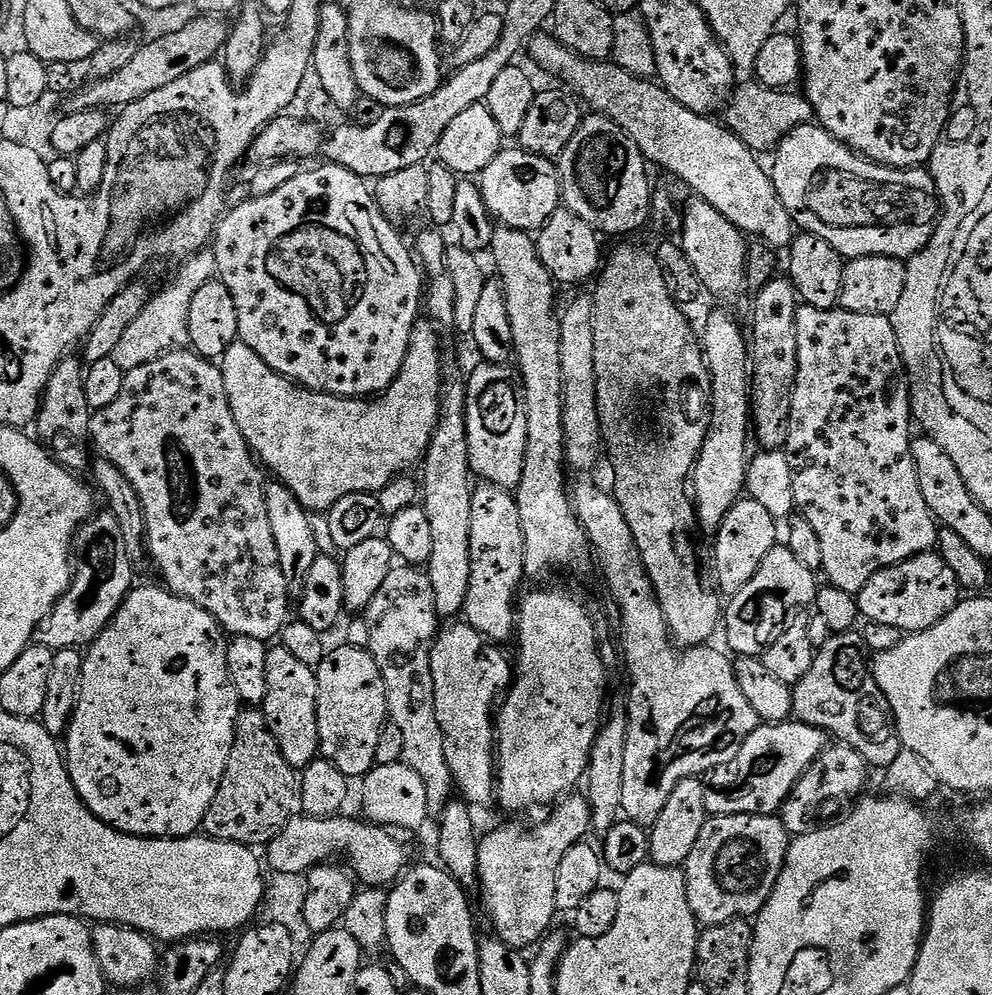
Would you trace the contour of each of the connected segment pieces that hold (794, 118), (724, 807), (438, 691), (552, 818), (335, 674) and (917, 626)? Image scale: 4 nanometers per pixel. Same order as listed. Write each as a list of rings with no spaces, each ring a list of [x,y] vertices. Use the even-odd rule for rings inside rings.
[[[741,83],[733,91],[731,100],[726,105],[728,112],[727,127],[735,132],[737,138],[746,142],[746,146],[757,154],[771,153],[776,145],[790,135],[799,124],[807,124],[814,113],[810,102],[799,91],[768,88],[762,83]]]
[[[785,722],[758,726],[742,742],[742,750],[734,754],[730,762],[707,773],[706,810],[714,816],[771,816],[779,813],[790,790],[802,778],[802,774],[828,747],[827,732],[809,724]]]
[[[466,622],[449,624],[452,624],[449,628],[439,629],[430,645],[429,658],[433,671],[434,708],[442,730],[446,763],[455,791],[469,805],[493,803],[496,794],[494,705],[512,687],[514,668],[509,657],[508,660],[504,657],[499,643],[487,640]]]
[[[569,795],[559,801],[551,809],[552,812],[533,832],[527,832],[516,824],[504,824],[496,828],[488,837],[479,841],[478,850],[478,893],[484,903],[484,912],[492,923],[495,939],[501,940],[517,950],[528,950],[539,945],[540,941],[548,935],[553,927],[552,919],[558,916],[556,899],[554,898],[554,886],[558,882],[558,866],[562,866],[562,858],[575,844],[589,835],[592,826],[592,811],[587,799],[583,795]]]
[[[341,646],[333,652],[331,649],[314,671],[318,682],[319,755],[333,764],[343,776],[363,778],[377,765],[378,738],[382,738],[382,730],[390,720],[382,670],[368,648]]]
[[[935,551],[923,552],[901,564],[878,570],[858,594],[860,614],[865,621],[894,626],[905,634],[924,632],[937,624],[961,599],[962,589],[954,570]]]

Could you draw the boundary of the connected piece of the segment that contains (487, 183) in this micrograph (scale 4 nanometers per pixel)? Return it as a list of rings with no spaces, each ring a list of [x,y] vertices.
[[[514,148],[514,150],[501,149],[501,152],[495,156],[494,161],[490,162],[490,166],[481,172],[478,180],[483,201],[486,202],[493,219],[498,221],[503,227],[522,229],[527,232],[540,231],[549,217],[562,204],[562,178],[559,170],[557,172],[556,166],[553,161],[538,155],[532,155],[521,148]]]

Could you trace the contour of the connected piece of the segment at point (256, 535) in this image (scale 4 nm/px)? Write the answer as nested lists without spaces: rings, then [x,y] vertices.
[[[173,350],[164,352],[158,358],[125,372],[122,394],[117,401],[112,402],[110,406],[93,411],[90,440],[100,447],[97,448],[99,455],[114,462],[114,466],[118,466],[118,470],[122,470],[122,474],[130,478],[130,486],[138,490],[138,498],[142,502],[142,510],[146,518],[144,527],[146,548],[152,551],[152,556],[156,559],[156,568],[160,571],[161,578],[165,580],[161,581],[168,591],[175,592],[177,596],[202,606],[202,610],[206,610],[206,614],[213,616],[229,637],[245,636],[265,642],[275,641],[290,619],[288,613],[290,581],[286,578],[286,574],[282,574],[278,545],[274,543],[274,534],[270,531],[270,518],[266,514],[265,473],[252,449],[249,448],[246,438],[242,438],[242,430],[238,430],[238,422],[234,422],[234,414],[230,410],[230,398],[226,394],[226,382],[222,378],[219,363],[200,356],[193,350]]]

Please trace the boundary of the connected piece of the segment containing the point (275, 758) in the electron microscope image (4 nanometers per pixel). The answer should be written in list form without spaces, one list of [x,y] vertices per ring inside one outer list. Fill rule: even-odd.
[[[245,707],[236,723],[236,737],[230,750],[230,762],[226,762],[226,774],[222,774],[218,794],[214,794],[210,810],[206,810],[203,835],[260,850],[282,834],[297,808],[297,769],[286,762],[274,734],[270,734],[263,711]]]

